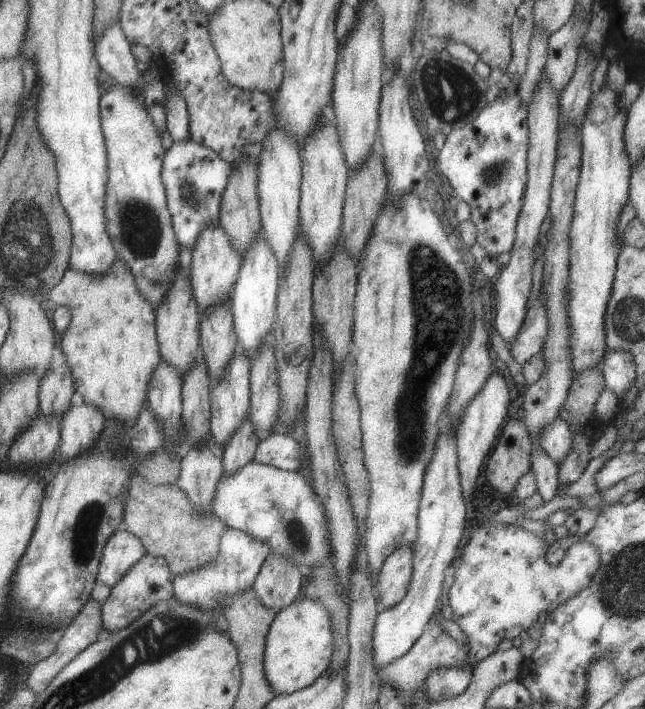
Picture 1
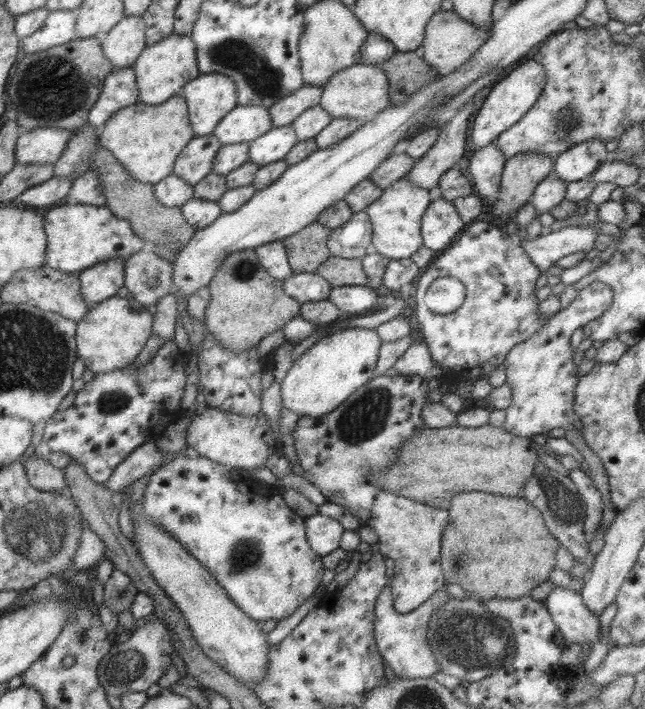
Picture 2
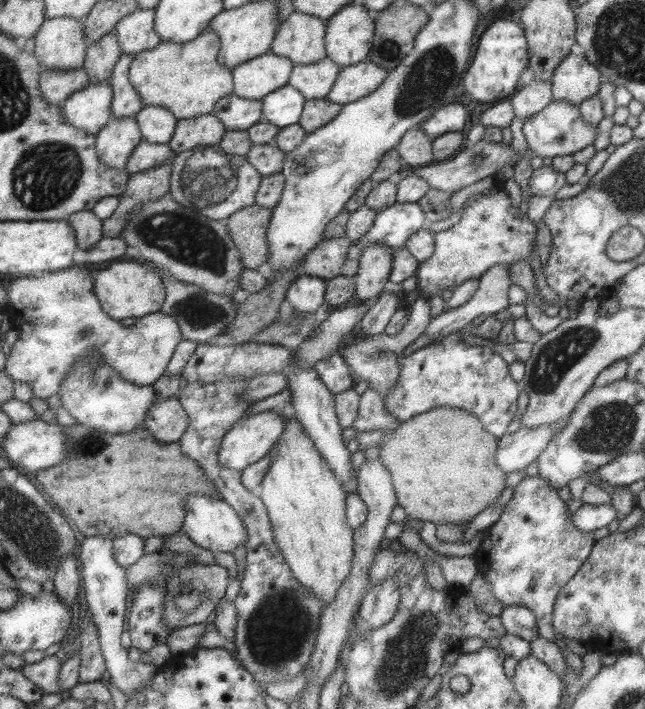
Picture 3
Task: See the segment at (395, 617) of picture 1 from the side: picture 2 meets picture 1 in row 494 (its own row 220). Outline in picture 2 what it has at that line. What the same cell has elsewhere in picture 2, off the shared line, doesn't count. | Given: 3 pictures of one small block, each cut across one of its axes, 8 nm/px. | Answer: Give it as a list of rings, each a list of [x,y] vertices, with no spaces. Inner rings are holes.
[[[443,197],[433,200],[420,220],[422,245],[430,250],[444,250],[465,226],[450,200]]]

